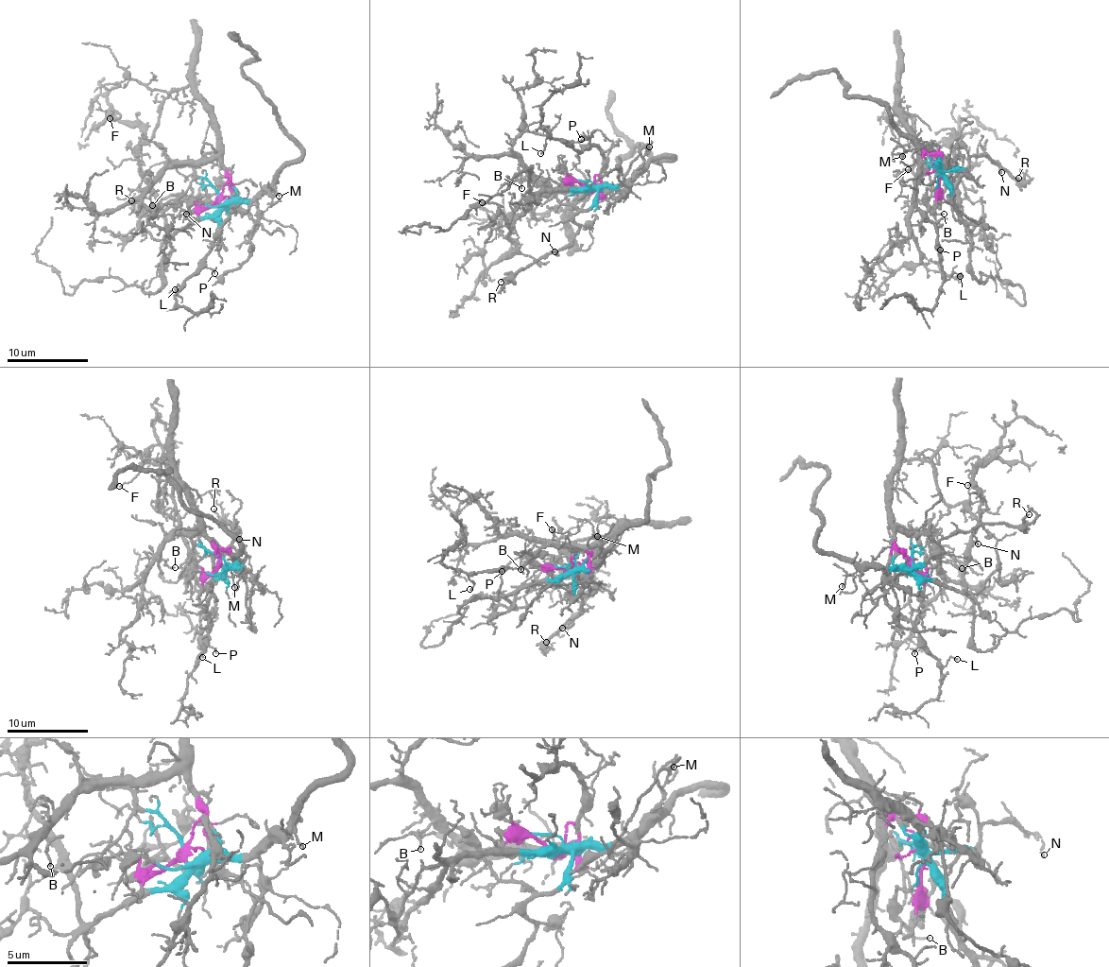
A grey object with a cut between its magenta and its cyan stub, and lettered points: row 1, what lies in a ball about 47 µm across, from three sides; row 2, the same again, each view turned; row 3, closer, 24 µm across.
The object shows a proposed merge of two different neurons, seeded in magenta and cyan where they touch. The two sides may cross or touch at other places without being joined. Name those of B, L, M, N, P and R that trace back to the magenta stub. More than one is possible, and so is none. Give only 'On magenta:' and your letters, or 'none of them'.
On magenta: B, L, P

